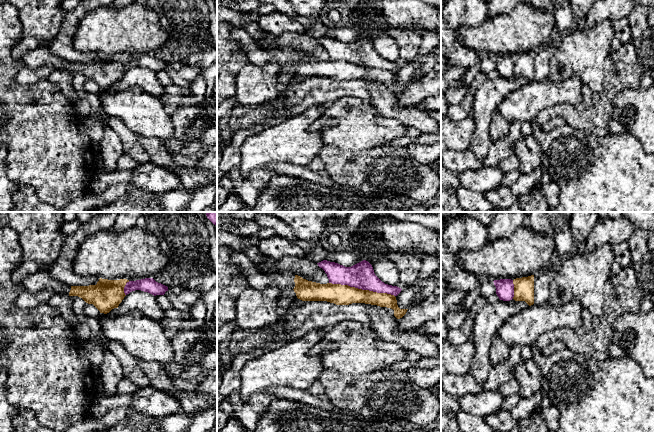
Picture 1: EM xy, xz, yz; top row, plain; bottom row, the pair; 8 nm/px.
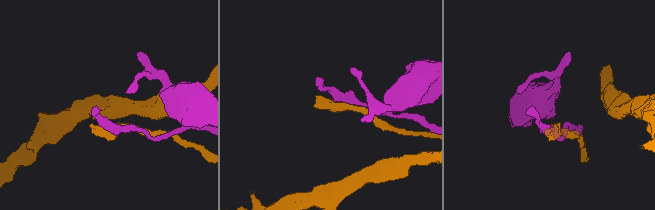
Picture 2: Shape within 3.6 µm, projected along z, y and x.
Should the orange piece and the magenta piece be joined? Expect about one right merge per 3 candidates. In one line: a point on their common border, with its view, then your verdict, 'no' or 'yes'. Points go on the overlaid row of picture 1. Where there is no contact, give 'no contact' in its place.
contact xz (361, 289); no

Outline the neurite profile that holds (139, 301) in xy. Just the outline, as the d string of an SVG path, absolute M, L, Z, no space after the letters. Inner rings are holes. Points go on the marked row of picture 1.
M135 290L127 294L118 306L119 314L130 311L140 312L157 321L163 318L165 312L157 303L154 295L141 290Z

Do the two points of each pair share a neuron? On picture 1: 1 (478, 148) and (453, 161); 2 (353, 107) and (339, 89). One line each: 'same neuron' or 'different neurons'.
1: different neurons
2: different neurons

